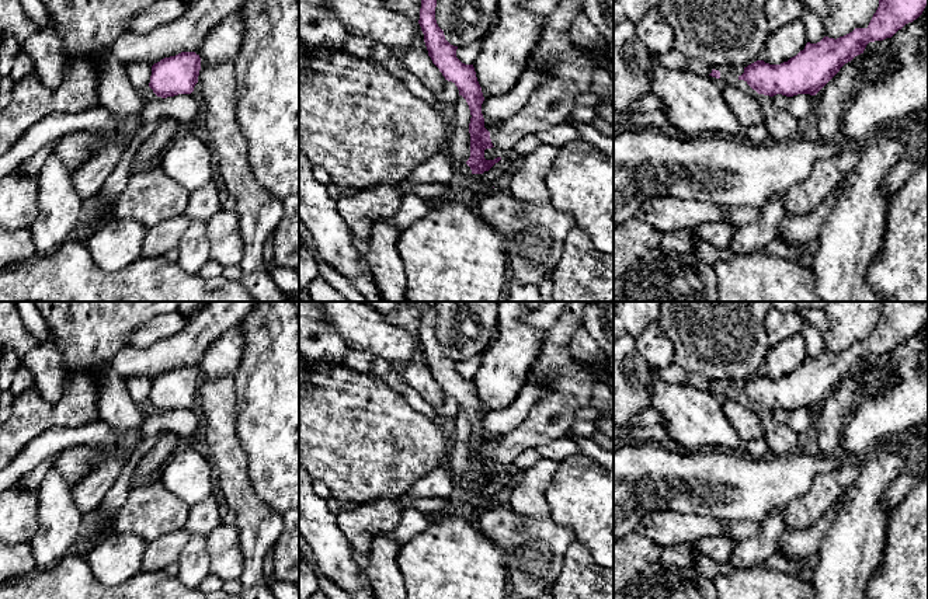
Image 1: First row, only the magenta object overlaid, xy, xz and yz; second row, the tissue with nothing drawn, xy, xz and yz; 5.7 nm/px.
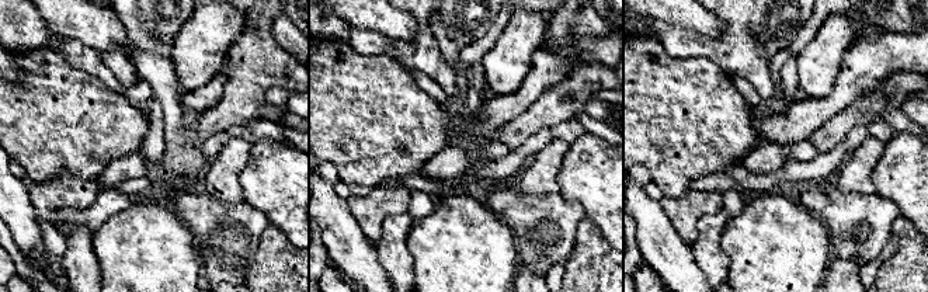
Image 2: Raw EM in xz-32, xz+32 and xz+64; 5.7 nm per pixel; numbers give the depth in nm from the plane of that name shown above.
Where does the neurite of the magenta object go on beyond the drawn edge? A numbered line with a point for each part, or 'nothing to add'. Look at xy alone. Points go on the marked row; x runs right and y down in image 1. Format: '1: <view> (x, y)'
nothing to add

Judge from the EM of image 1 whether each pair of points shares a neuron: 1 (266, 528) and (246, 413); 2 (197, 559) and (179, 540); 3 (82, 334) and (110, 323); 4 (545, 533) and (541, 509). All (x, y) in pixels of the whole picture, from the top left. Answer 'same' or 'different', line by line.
1: different
2: different
3: same
4: different

